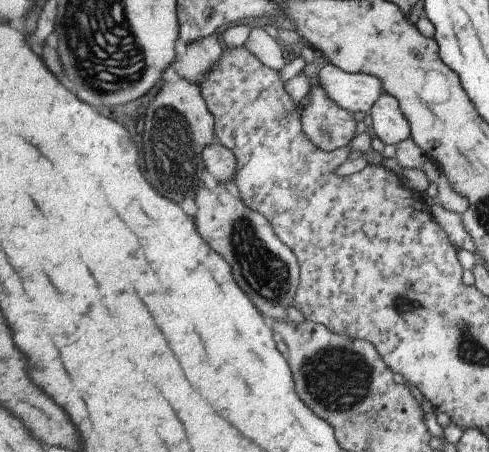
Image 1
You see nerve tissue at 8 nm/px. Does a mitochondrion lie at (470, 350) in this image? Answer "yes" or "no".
yes

